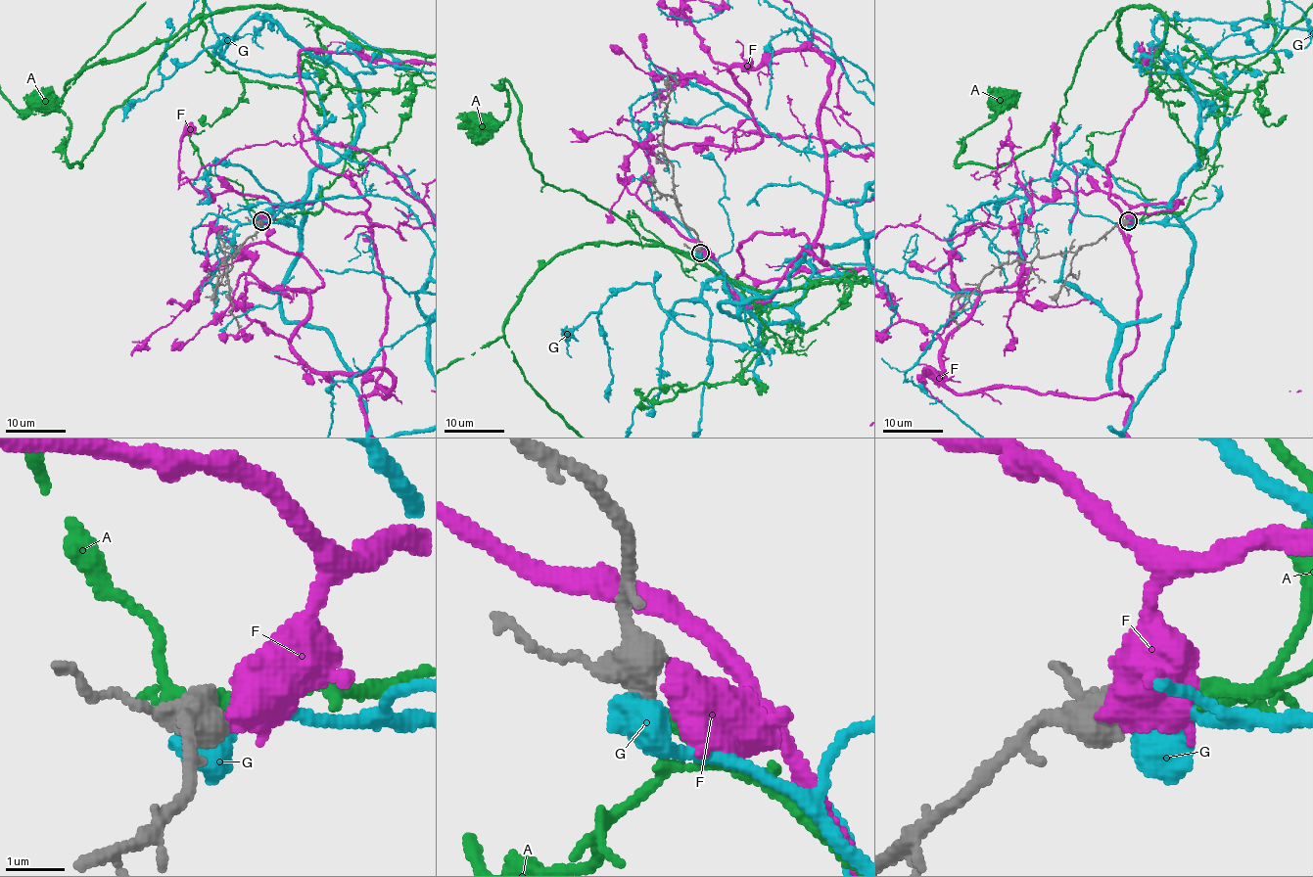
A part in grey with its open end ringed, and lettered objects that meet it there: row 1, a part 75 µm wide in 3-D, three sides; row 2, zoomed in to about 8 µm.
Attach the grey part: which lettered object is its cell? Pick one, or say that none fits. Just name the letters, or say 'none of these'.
A

